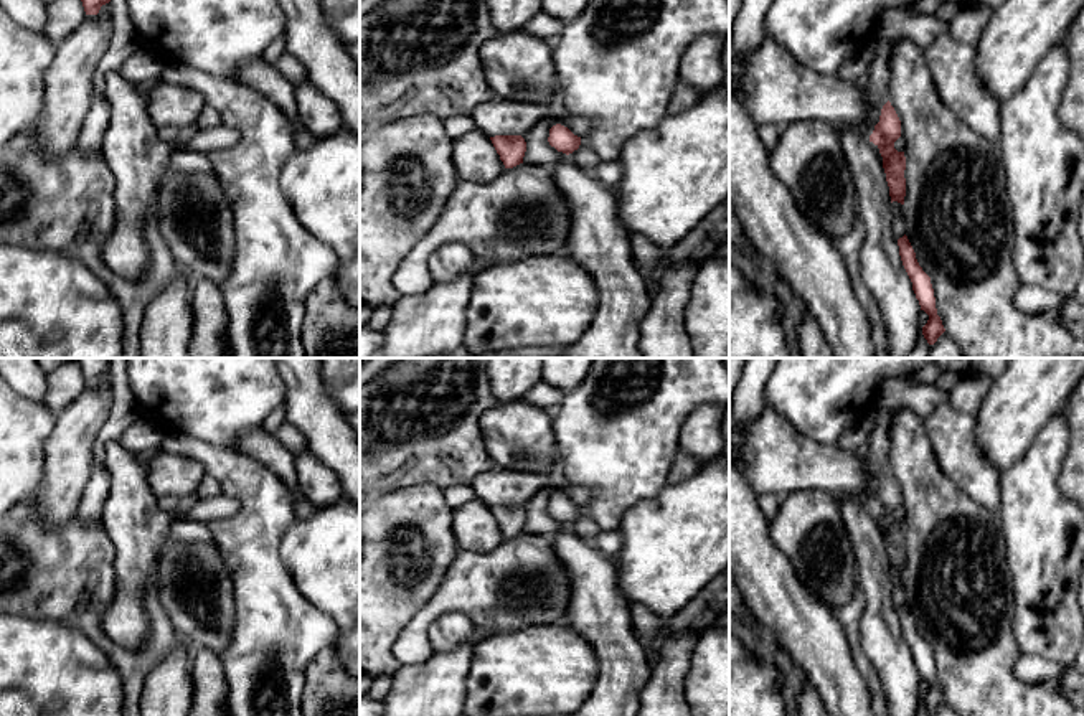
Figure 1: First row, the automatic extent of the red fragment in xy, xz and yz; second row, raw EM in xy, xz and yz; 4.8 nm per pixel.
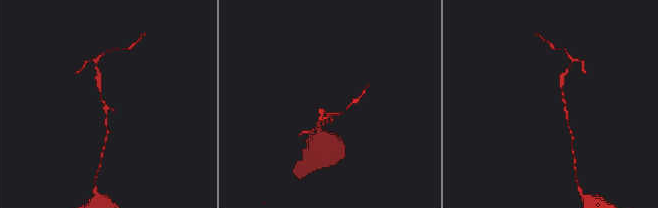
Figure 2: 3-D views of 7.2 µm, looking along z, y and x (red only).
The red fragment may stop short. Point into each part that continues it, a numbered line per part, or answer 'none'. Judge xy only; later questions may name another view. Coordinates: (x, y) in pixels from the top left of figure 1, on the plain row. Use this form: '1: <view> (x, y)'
1: xy (124, 411)

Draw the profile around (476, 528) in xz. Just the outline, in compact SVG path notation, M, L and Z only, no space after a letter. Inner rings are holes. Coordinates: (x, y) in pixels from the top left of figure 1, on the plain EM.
M477 497L452 511L452 530L460 549L488 553L505 541L490 506Z

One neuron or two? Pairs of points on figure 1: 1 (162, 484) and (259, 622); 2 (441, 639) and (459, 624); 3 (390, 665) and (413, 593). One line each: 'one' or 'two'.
1: two
2: one
3: one

